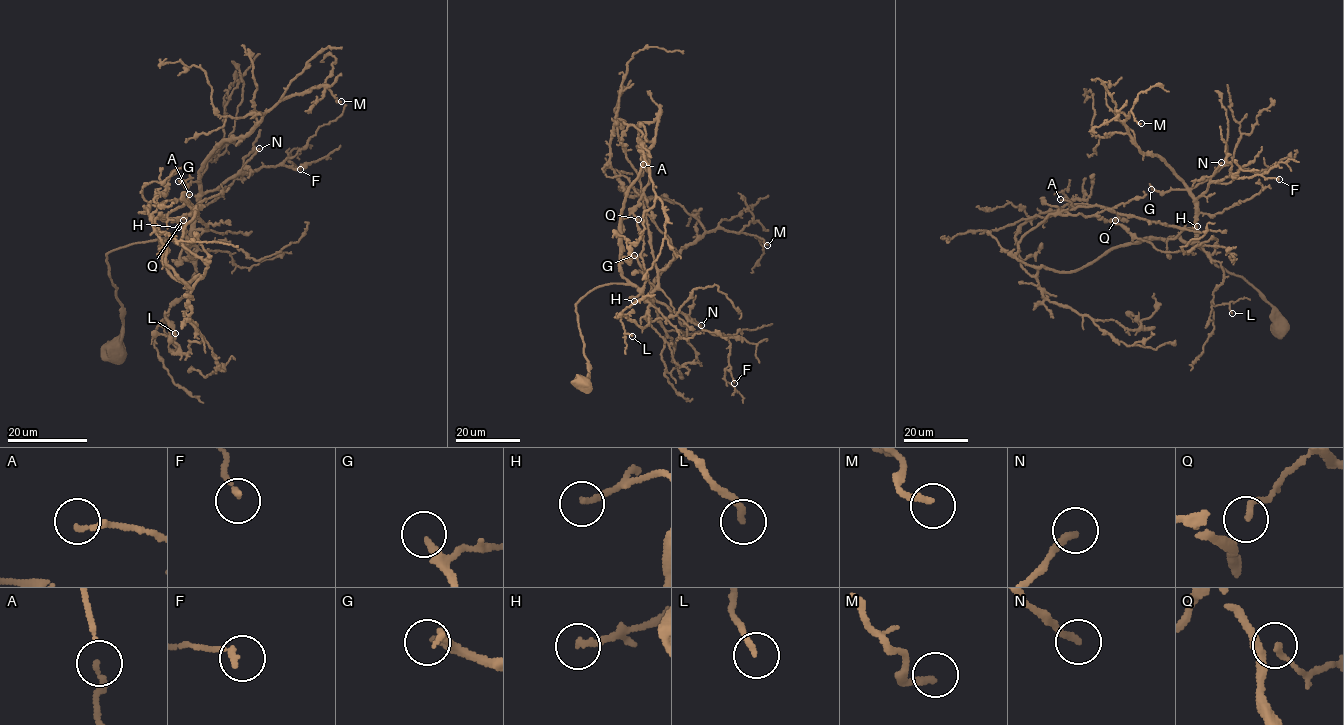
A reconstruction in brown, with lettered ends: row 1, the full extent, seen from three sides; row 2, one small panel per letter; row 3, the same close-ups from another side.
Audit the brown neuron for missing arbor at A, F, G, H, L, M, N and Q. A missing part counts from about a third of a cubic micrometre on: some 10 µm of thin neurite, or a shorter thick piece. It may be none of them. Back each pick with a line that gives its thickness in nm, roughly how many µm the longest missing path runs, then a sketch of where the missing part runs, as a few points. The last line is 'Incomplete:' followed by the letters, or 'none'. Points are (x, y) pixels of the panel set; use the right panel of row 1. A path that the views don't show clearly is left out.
G: Thickness 200 nm. Missing length about 30 µm
H: Thickness 200 nm. Missing length about 15 µm
N: Thickness 240 nm. Missing length about 30 µm
Incomplete: G, H, N

